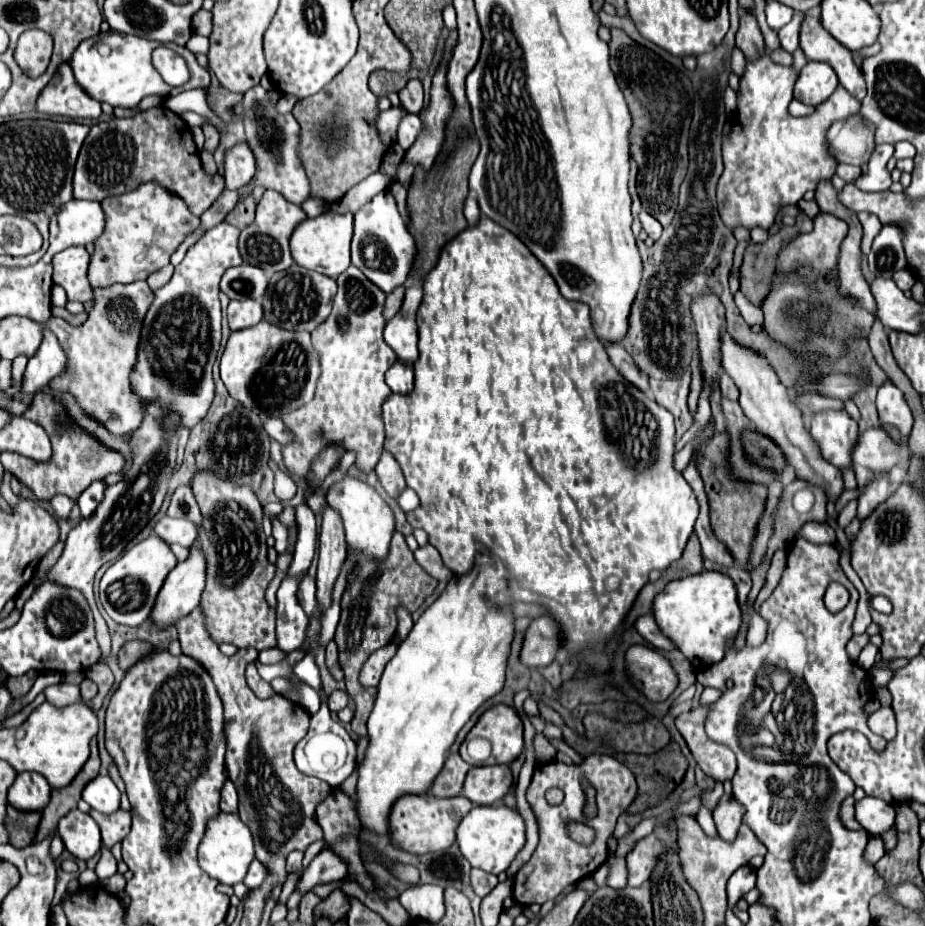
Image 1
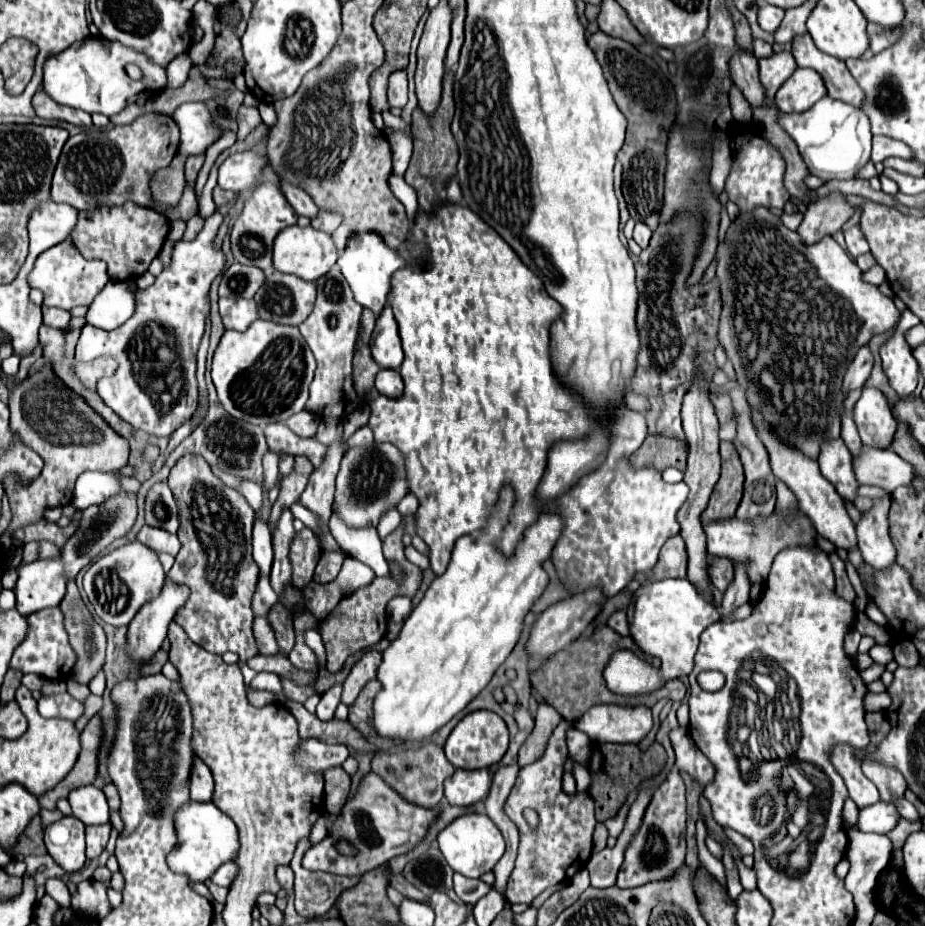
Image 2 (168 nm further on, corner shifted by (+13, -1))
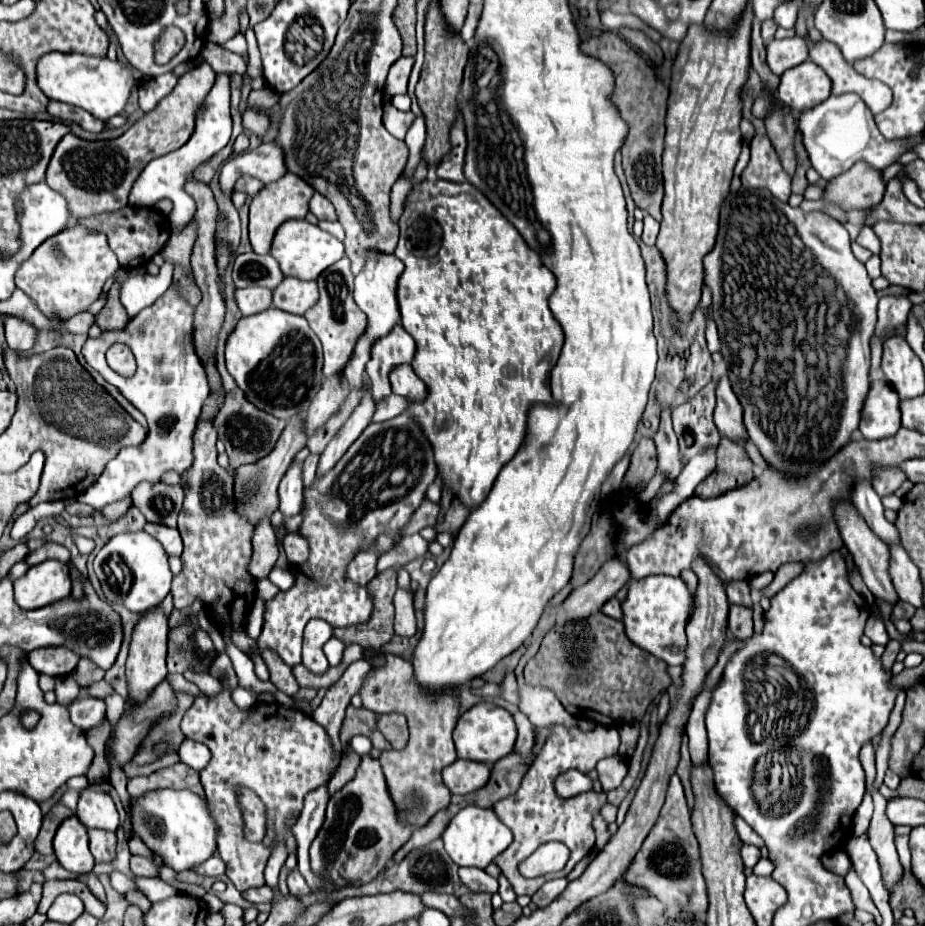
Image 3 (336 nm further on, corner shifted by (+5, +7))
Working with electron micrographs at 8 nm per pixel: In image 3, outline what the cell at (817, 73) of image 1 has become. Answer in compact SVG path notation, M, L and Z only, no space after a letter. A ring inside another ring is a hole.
M811 60L789 68L781 76L781 84L777 88L777 98L793 112L811 110L829 96L831 80L817 64L811 64Z

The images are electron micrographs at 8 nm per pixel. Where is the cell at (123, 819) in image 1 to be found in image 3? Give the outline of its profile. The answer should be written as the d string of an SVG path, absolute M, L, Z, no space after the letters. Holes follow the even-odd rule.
M89 830L89 850L91 850L95 862L113 862L115 846L117 846L115 832Z

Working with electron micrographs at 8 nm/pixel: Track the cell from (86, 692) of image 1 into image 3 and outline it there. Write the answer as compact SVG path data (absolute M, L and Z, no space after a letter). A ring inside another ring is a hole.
M101 680L101 682L97 682L95 686L91 684L85 692L87 692L89 696L95 696L95 698L101 698L101 700L103 700L103 698L107 698L109 694L113 694L113 688L111 688L105 680Z

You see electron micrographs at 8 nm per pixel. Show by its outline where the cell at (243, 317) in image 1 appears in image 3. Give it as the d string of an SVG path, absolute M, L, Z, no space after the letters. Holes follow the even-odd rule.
M251 286L251 288L237 290L235 298L237 298L237 306L239 306L243 316L259 314L259 312L263 312L271 306L271 290L261 288L261 286Z

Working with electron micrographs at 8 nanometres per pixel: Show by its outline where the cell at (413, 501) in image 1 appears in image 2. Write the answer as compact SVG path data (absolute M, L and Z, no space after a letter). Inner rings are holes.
M407 494L399 504L397 504L397 510L405 516L405 514L415 514L415 510L417 510L417 498L413 496L413 494Z

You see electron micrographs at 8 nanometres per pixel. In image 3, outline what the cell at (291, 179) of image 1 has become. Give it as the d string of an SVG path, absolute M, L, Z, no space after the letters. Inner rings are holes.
M315 192L315 196L311 198L311 212L319 220L337 220L337 214L335 214L333 204L325 196L321 196L319 192Z

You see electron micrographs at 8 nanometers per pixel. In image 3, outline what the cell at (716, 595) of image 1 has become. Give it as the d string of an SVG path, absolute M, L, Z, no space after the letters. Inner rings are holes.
M647 576L641 580L631 580L627 588L627 598L623 604L623 626L627 638L639 648L649 650L657 658L665 660L669 666L681 666L685 660L685 626L691 610L691 594L681 578L671 576Z

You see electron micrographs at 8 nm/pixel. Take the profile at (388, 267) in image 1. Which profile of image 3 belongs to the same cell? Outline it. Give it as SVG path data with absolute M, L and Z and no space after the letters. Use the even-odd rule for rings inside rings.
M371 252L371 256L367 258L365 268L361 270L361 274L355 276L355 302L367 314L367 328L365 328L363 336L357 340L355 352L353 352L351 360L347 362L347 368L343 370L349 386L355 388L355 390L359 390L363 386L363 374L365 374L365 364L369 360L371 346L379 338L387 336L387 332L391 332L391 328L395 328L395 324L399 324L399 320L401 320L399 304L397 304L397 280L399 280L403 268L405 266L397 256Z

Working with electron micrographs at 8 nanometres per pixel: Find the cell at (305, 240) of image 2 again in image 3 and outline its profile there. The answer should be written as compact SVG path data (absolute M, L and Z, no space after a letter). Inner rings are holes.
M287 220L277 228L269 254L279 262L283 276L293 276L299 280L315 280L325 268L335 264L345 252L343 244L335 240L331 234L323 232L319 226L309 224L307 220Z

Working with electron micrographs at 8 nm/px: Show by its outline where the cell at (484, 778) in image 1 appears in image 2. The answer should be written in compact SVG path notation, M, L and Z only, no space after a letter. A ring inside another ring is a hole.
M455 770L451 778L445 780L445 798L451 806L475 806L487 798L491 788L491 774L483 770Z

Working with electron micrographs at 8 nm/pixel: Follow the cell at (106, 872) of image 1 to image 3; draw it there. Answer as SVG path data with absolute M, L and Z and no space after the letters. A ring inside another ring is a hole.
M113 872L113 874L111 874L111 886L113 886L117 892L121 892L121 894L127 894L127 892L131 892L131 890L139 890L139 888L135 886L135 882L133 882L129 876L121 874L121 872Z

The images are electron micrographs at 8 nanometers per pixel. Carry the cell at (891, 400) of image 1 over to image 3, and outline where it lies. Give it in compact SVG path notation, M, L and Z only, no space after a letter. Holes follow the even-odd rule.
M887 380L873 382L861 412L859 430L863 438L881 440L887 436L895 436L899 428L901 428L901 412L897 392L891 388L891 384L887 384Z

